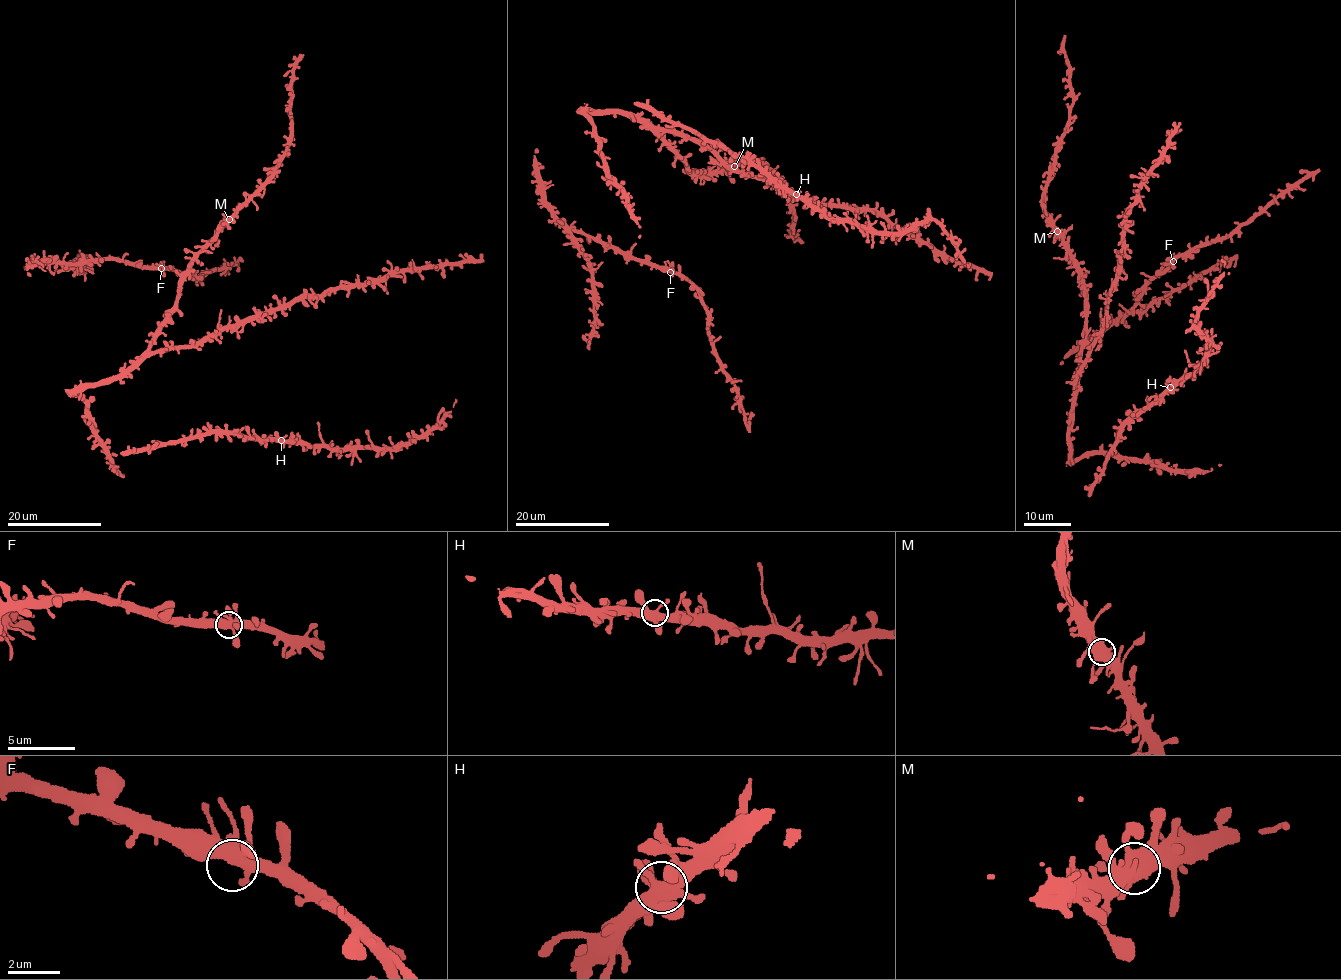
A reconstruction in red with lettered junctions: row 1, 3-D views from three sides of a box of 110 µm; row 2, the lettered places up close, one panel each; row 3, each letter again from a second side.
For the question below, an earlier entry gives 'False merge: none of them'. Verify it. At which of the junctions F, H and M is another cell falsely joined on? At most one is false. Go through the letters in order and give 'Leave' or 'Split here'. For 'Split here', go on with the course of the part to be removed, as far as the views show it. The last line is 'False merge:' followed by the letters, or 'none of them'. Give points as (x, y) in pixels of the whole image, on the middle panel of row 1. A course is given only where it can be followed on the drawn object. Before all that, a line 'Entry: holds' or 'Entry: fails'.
Entry: holds
F: Leave
H: Leave
M: Leave
False merge: none of them

